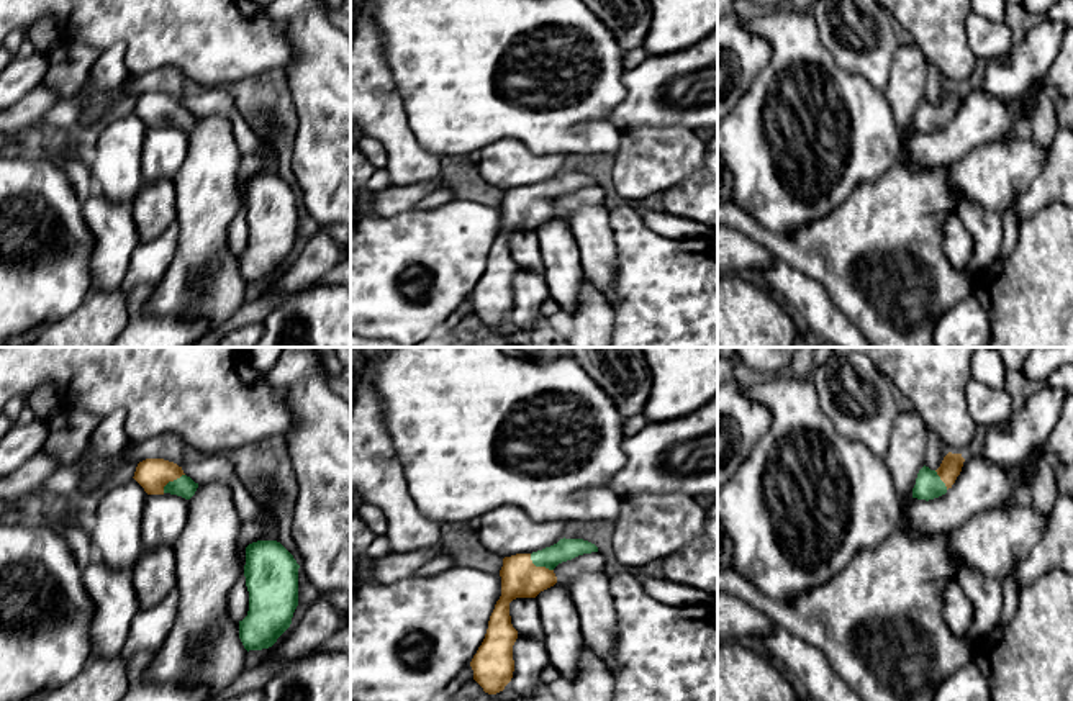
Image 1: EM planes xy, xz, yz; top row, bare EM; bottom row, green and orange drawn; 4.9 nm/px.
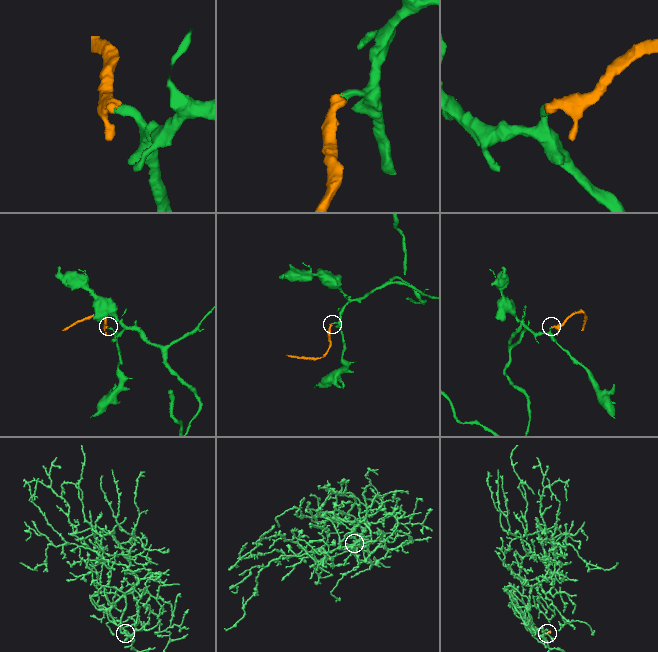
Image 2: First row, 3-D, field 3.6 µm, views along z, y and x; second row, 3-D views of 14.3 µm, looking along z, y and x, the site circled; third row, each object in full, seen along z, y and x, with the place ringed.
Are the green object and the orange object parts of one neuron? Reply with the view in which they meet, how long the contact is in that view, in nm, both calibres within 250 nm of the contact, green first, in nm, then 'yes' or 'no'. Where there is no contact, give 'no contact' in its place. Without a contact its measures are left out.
contact in xz; length 150 nm; calibres 110 and 190 nm; yes

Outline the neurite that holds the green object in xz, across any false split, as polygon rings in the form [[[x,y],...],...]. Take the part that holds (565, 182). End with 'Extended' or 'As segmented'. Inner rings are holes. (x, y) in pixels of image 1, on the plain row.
[[[564,170],[542,183],[503,192],[501,229],[490,249],[485,272],[470,295],[473,313],[485,326],[503,324],[513,311],[518,264],[511,257],[509,236],[516,231],[536,231],[557,216],[554,201],[559,197],[591,185],[598,185],[595,177]]]. Extended

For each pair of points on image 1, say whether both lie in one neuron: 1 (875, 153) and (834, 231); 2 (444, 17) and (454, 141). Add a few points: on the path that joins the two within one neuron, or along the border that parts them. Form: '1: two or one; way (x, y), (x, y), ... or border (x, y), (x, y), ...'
1: two; border (893, 166), (878, 179), (862, 182), (831, 210)
2: one; way (454, 48), (454, 110)

